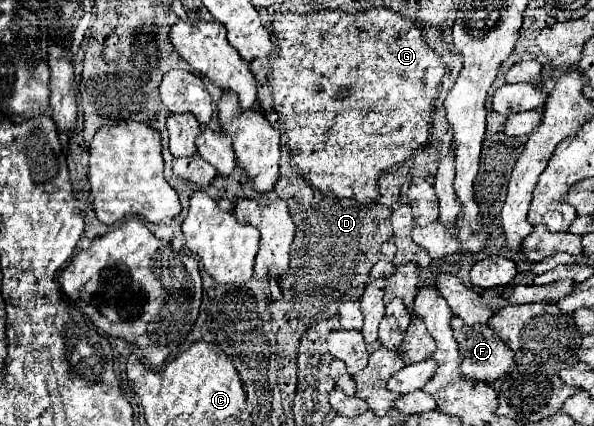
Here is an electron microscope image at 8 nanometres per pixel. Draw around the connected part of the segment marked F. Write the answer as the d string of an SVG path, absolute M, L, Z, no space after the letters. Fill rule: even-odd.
M452 317L450 319L450 327L454 331L454 337L460 345L460 353L462 353L462 373L468 379L476 379L476 381L484 381L484 383L492 383L500 377L504 377L506 373L510 373L510 369L514 367L514 359L512 359L512 351L508 351L508 347L504 345L504 341L484 323L476 323L476 325L466 325L460 317Z

